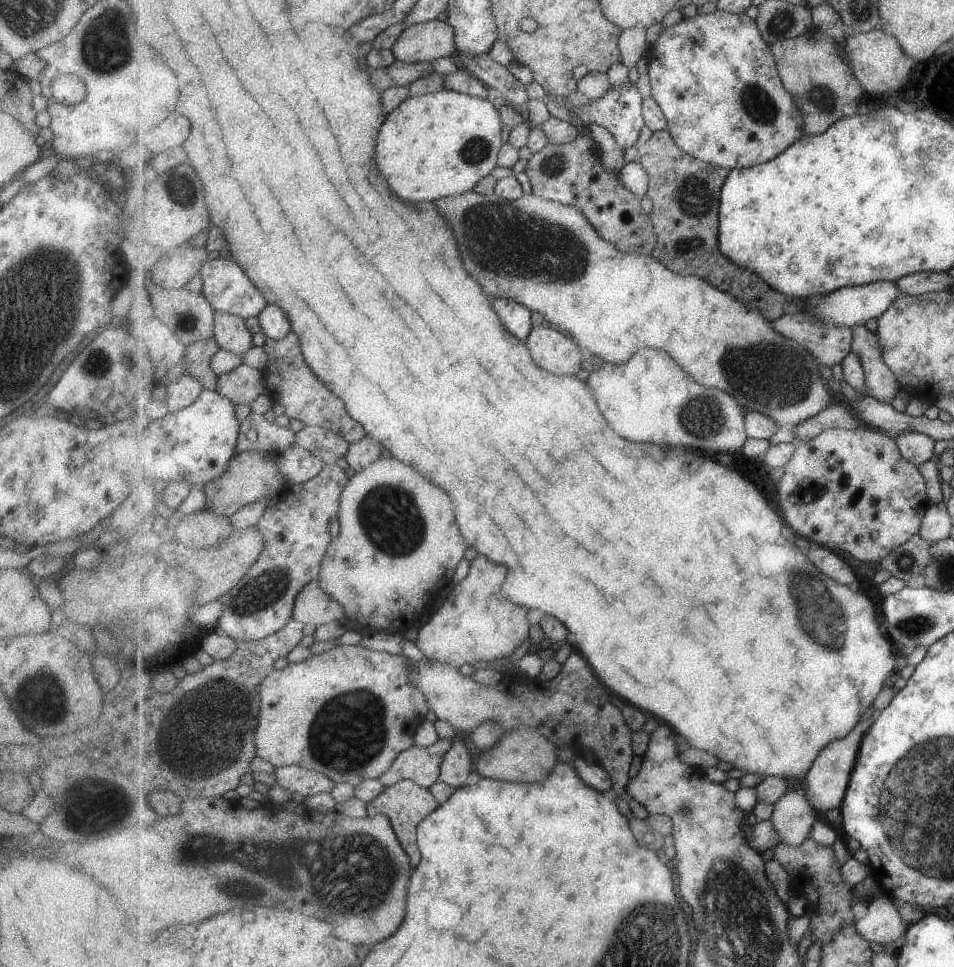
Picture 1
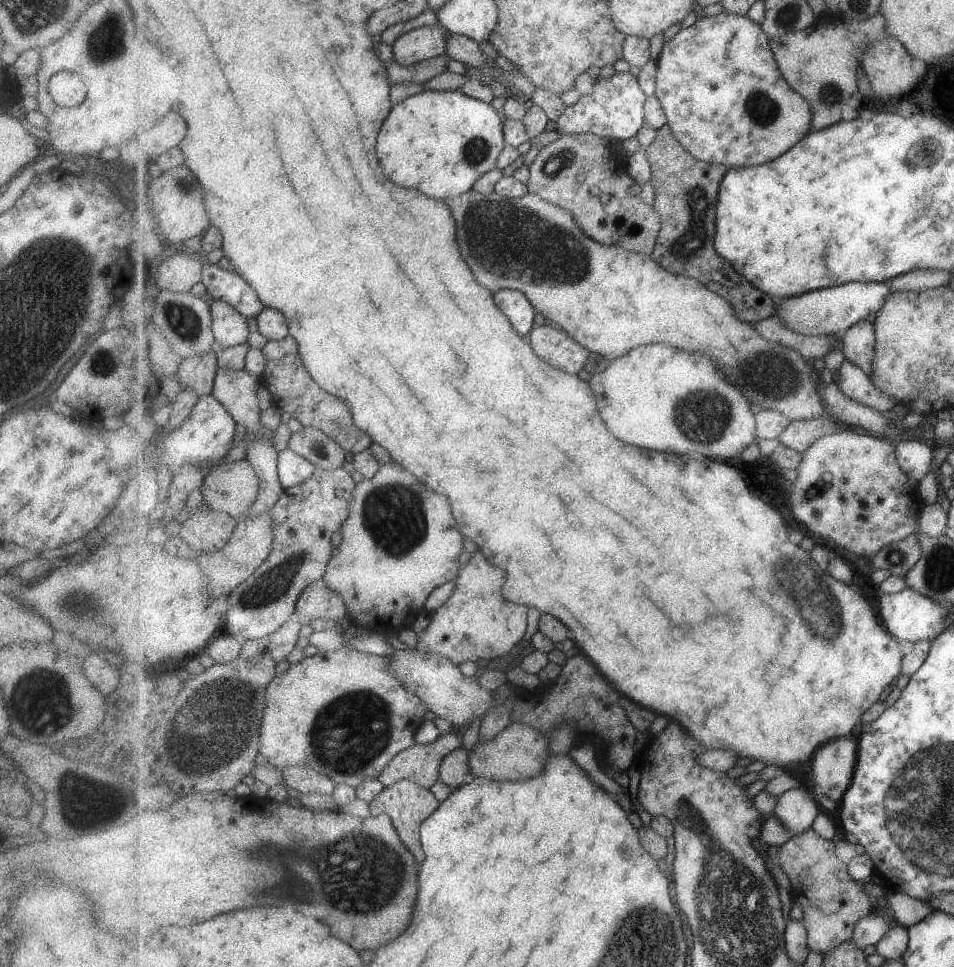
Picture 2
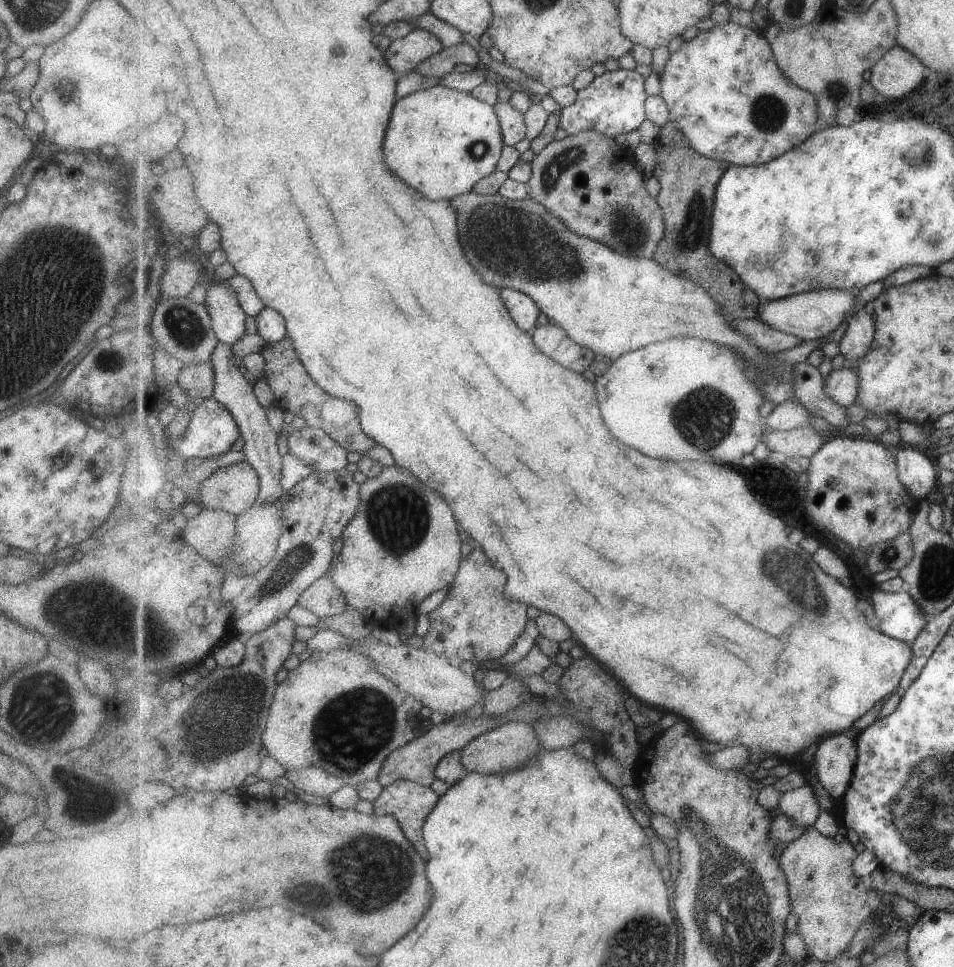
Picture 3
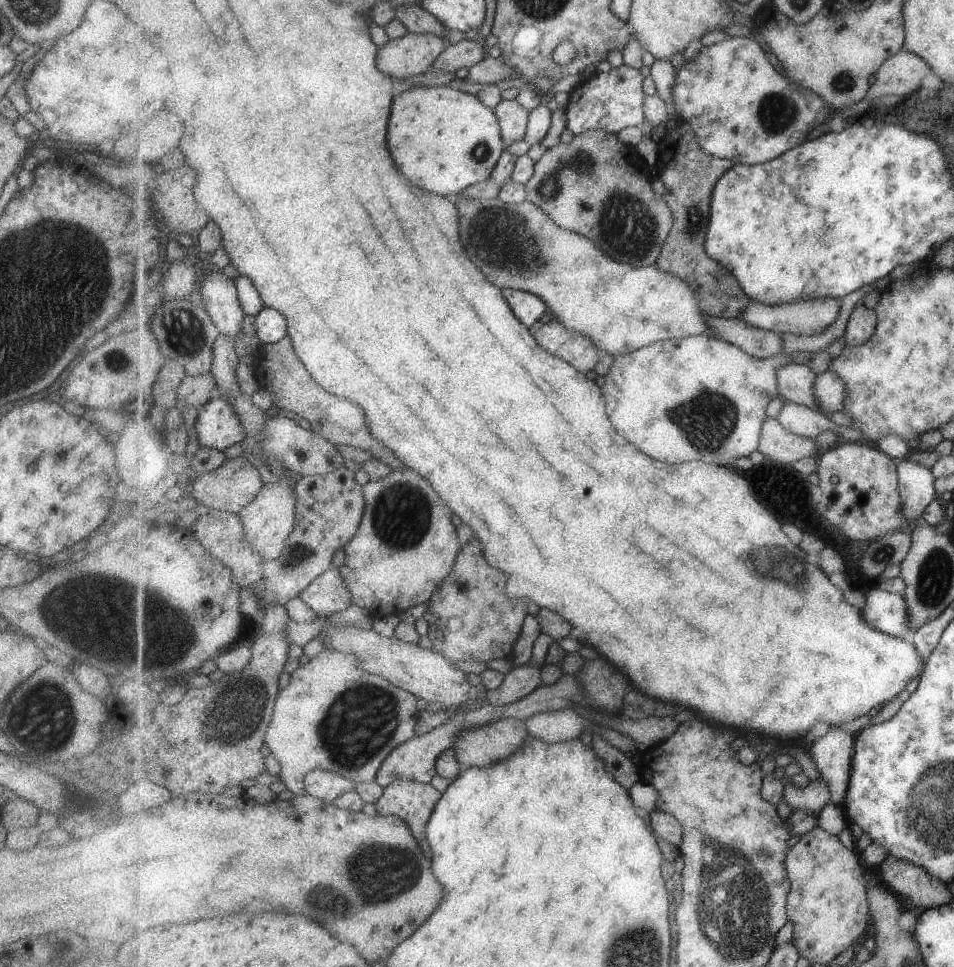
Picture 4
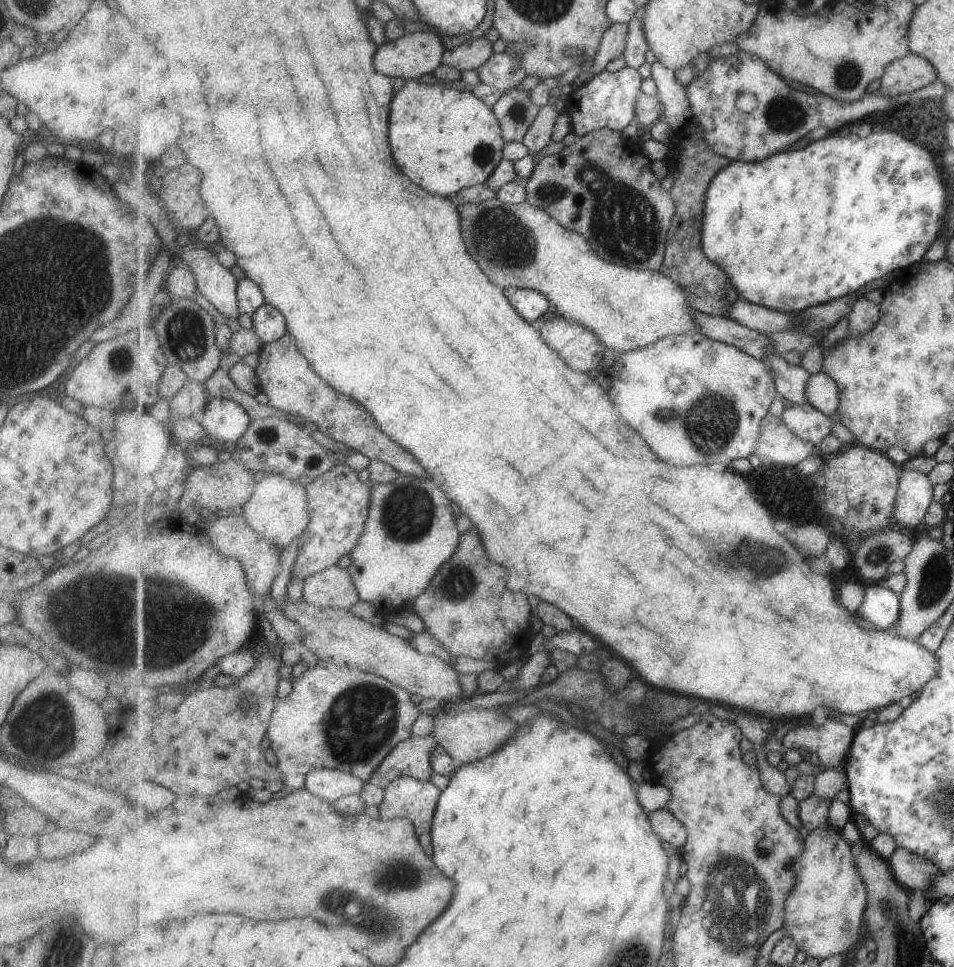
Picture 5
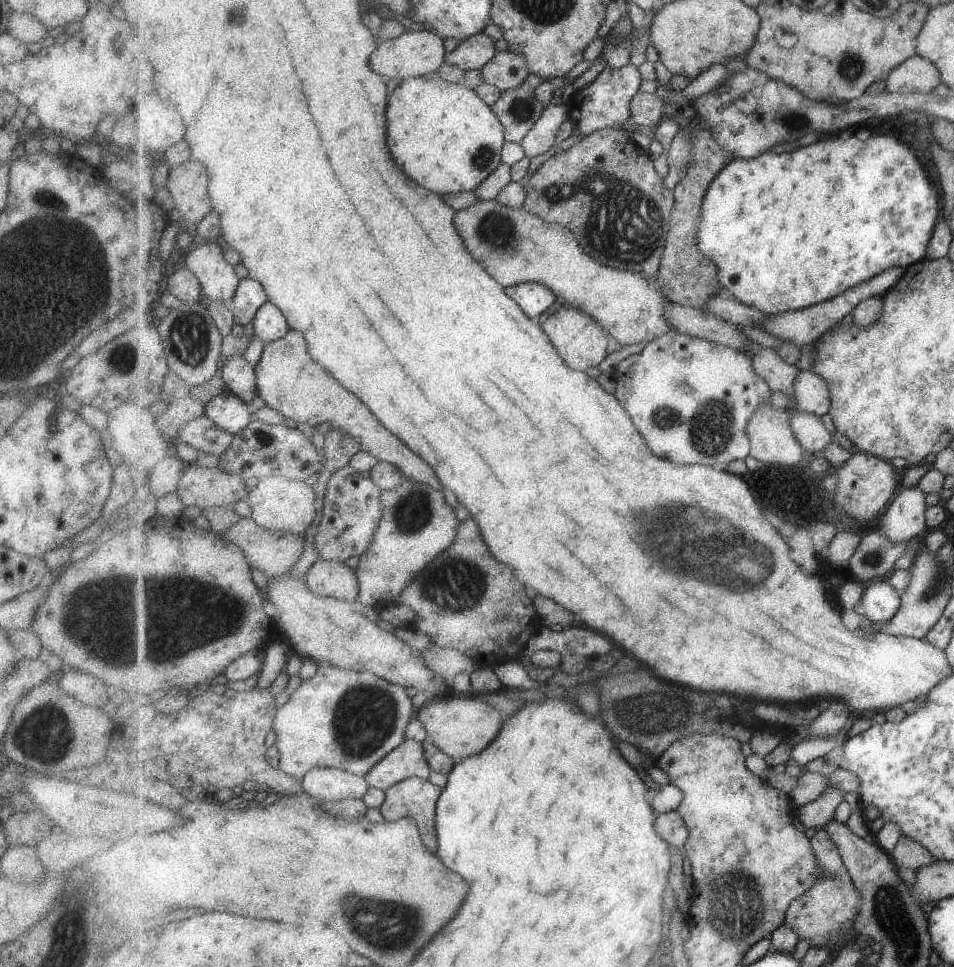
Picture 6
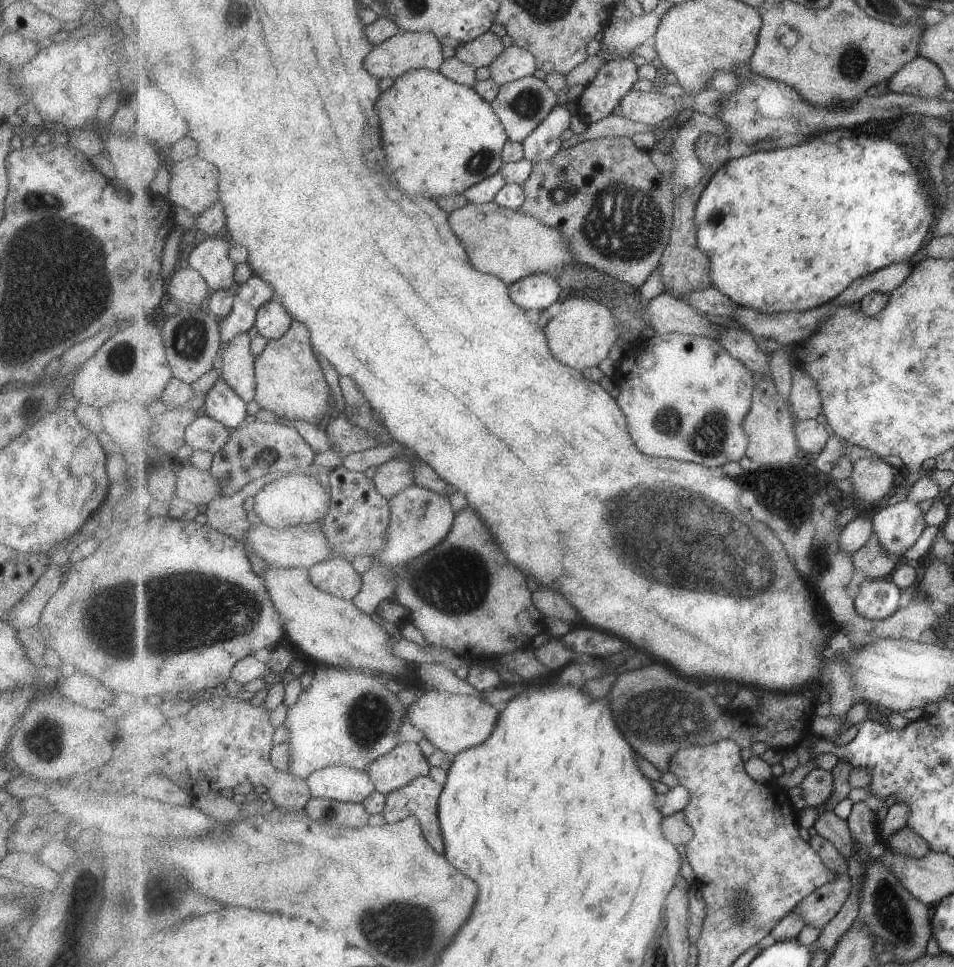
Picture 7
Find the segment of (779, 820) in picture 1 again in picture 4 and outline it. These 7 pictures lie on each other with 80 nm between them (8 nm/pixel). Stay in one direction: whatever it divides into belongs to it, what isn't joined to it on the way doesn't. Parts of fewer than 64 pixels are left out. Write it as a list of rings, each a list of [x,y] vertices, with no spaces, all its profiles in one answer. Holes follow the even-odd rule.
[[[820,776],[813,780],[806,788],[797,787],[795,784],[785,784],[784,800],[791,806],[791,810],[805,810],[811,816],[819,816],[826,808],[825,804],[832,800],[827,782]]]

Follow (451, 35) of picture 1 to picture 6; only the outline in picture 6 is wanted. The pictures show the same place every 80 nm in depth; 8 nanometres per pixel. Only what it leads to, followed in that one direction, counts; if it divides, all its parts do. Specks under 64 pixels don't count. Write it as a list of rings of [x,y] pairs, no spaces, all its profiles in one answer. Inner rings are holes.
[[[428,30],[408,31],[404,36],[399,36],[397,39],[379,43],[379,48],[371,56],[371,66],[377,74],[389,78],[400,78],[405,81],[407,78],[437,74],[446,64],[445,60],[445,46],[443,46],[441,36]]]

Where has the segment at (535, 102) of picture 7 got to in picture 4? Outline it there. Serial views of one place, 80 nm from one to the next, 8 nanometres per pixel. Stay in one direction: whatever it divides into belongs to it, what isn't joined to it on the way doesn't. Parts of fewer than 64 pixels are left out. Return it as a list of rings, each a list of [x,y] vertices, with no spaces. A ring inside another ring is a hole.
[[[516,98],[503,99],[494,109],[499,116],[503,142],[506,146],[525,140],[531,111],[519,104]]]

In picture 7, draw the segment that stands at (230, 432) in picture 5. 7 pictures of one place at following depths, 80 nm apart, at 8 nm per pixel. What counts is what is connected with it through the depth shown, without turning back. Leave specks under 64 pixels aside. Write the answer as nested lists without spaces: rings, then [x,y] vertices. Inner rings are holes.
[[[223,372],[219,376],[207,393],[205,410],[226,427],[235,428],[247,418],[247,402],[223,377]]]

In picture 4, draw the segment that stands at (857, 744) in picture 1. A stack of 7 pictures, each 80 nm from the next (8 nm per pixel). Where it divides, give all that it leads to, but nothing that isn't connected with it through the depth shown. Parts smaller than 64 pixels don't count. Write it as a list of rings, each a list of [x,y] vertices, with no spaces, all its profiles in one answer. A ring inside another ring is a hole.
[[[833,726],[813,744],[810,754],[820,776],[829,786],[832,802],[845,803],[857,754],[855,735]]]

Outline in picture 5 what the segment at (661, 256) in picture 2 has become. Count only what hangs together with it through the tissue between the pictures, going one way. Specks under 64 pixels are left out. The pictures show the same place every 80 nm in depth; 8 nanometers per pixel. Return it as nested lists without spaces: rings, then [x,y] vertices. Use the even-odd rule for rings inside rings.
[[[694,117],[675,138],[671,138],[667,145],[671,155],[665,159],[669,172],[672,172],[675,182],[671,188],[671,196],[674,198],[676,214],[666,243],[666,257],[662,274],[677,280],[690,295],[689,304],[695,311],[713,316],[729,317],[731,306],[739,300],[737,286],[731,282],[726,270],[718,266],[706,256],[703,247],[703,228],[706,216],[707,192],[714,183],[714,179],[731,161],[727,156],[719,156],[715,150],[707,144],[703,126]]]

